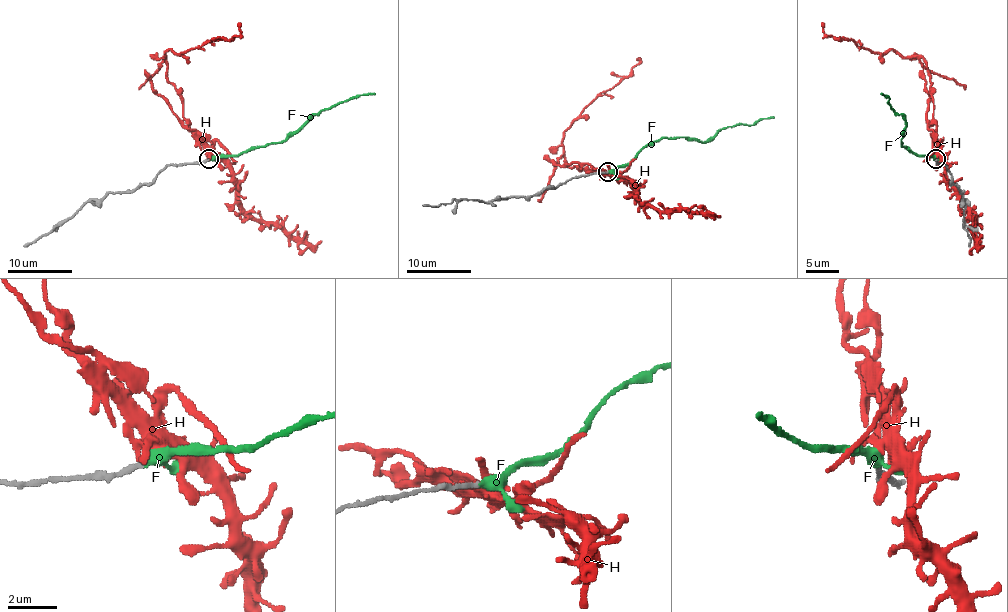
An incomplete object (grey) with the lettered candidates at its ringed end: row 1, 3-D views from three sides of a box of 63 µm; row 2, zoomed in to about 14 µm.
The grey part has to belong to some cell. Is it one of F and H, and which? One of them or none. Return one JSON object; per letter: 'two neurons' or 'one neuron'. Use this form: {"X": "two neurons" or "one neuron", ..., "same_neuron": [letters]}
{"F": "one neuron", "H": "two neurons", "same_neuron": ["F"]}

